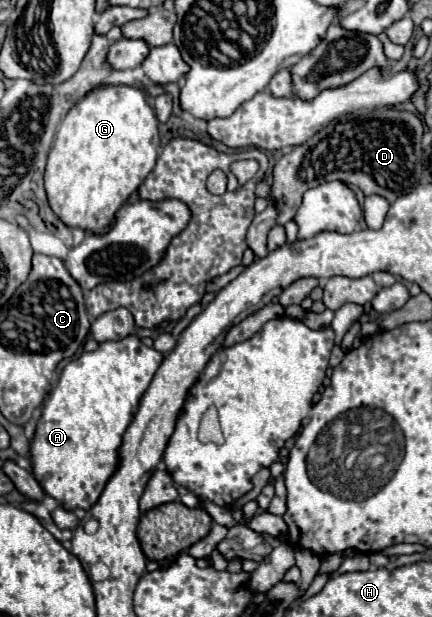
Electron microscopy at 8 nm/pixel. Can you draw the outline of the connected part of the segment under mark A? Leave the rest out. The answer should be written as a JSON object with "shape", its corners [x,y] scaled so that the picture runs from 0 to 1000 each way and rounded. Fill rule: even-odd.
{"shape":[[[306,541],[278,554],[236,554],[218,571],[194,571],[185,580],[148,593],[139,616],[116,632],[111,652],[102,655],[69,723],[79,775],[93,781],[97,794],[106,794],[111,804],[144,817],[144,823],[204,827],[213,823],[213,817],[222,817],[250,775],[273,755],[273,726],[282,716],[282,703],[315,671],[319,655],[375,583],[380,577],[366,567],[333,561],[319,545]]]}

